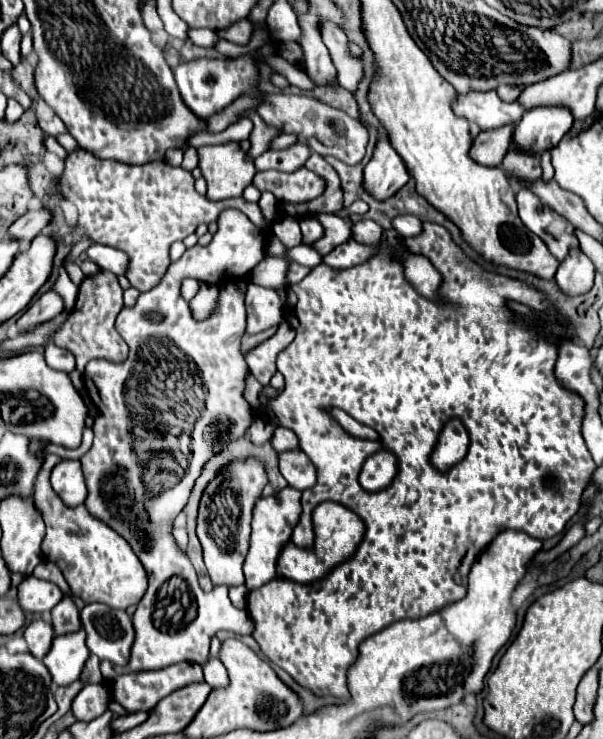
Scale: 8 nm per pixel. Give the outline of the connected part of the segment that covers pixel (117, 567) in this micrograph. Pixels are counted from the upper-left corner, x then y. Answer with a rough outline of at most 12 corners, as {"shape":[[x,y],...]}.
{"shape":[[34,485],[42,553],[84,603],[138,605],[148,577],[128,541]]}

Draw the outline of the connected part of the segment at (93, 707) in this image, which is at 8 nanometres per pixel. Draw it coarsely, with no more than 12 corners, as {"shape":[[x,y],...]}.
{"shape":[[84,685],[72,701],[76,721],[92,721],[106,711],[104,685]]}

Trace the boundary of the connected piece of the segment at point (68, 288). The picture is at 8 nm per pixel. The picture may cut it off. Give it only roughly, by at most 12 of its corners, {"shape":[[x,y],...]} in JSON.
{"shape":[[64,267],[52,289],[64,299],[66,309],[74,307],[78,287]]}

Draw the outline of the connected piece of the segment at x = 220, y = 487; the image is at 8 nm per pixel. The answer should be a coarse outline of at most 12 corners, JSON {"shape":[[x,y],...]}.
{"shape":[[256,457],[206,485],[196,535],[214,585],[242,585],[252,507],[266,485]]}

